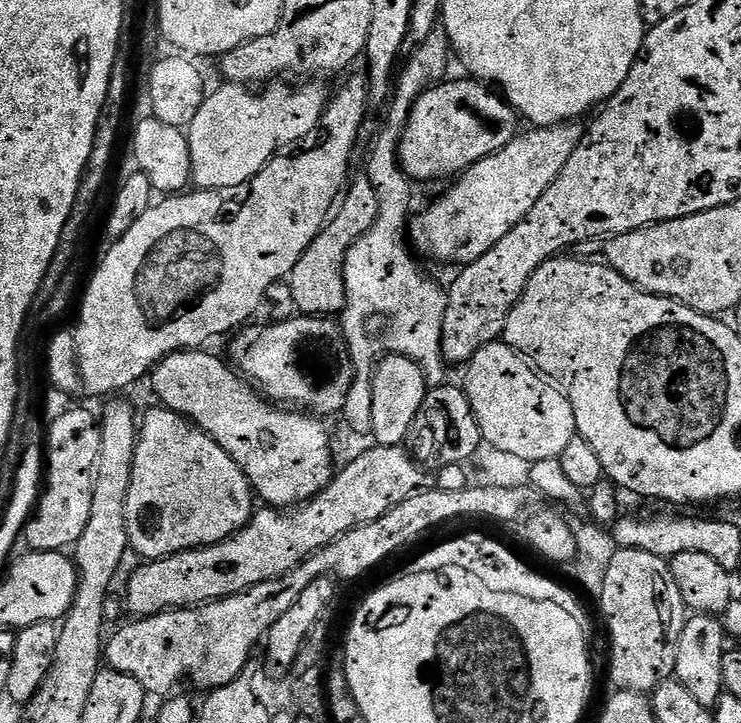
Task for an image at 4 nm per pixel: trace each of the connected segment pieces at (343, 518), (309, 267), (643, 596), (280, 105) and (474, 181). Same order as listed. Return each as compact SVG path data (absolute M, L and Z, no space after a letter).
M368 446L354 462L339 469L333 475L332 481L311 500L287 510L271 506L261 507L261 512L260 509L253 511L252 520L245 528L238 530L233 536L222 542L205 548L188 548L173 556L164 556L161 560L141 563L139 565L141 568L133 570L132 577L128 580L128 589L122 592L123 603L129 613L132 611L133 617L143 618L159 612L169 612L172 608L190 608L197 604L209 604L212 600L221 600L258 586L262 582L270 582L294 570L306 557L322 550L342 534L366 522L374 522L382 518L382 514L394 510L394 506L406 502L406 498L428 491L433 487L434 480L427 475L431 476L412 459L403 447Z
M367 171L353 173L343 198L331 220L325 224L317 239L303 252L288 279L290 296L301 315L334 316L345 304L345 256L350 246L370 230L378 216L378 196L371 186Z
M618 548L606 567L604 581L598 588L600 608L608 623L608 636L612 639L612 688L622 692L651 694L675 673L678 658L678 638L686 619L684 599L674 582L672 565L663 556L646 554L646 550Z
M231 82L221 83L217 92L209 91L205 95L201 108L194 116L191 125L186 128L190 158L192 159L191 183L197 189L233 188L242 186L254 174L258 174L267 166L277 152L283 152L306 138L320 125L320 119L330 99L329 89L324 89L320 82L304 82L297 92L292 92L288 82L272 82L255 96L255 91L249 90L245 85Z
M569 122L554 124L551 128L529 127L529 132L521 131L502 150L474 162L449 192L442 193L429 208L421 212L419 209L411 217L406 233L411 247L432 260L455 266L473 264L482 258L482 254L498 246L534 210L538 198L562 174L562 166L570 162L570 154L574 154L584 137L585 129L580 126Z

